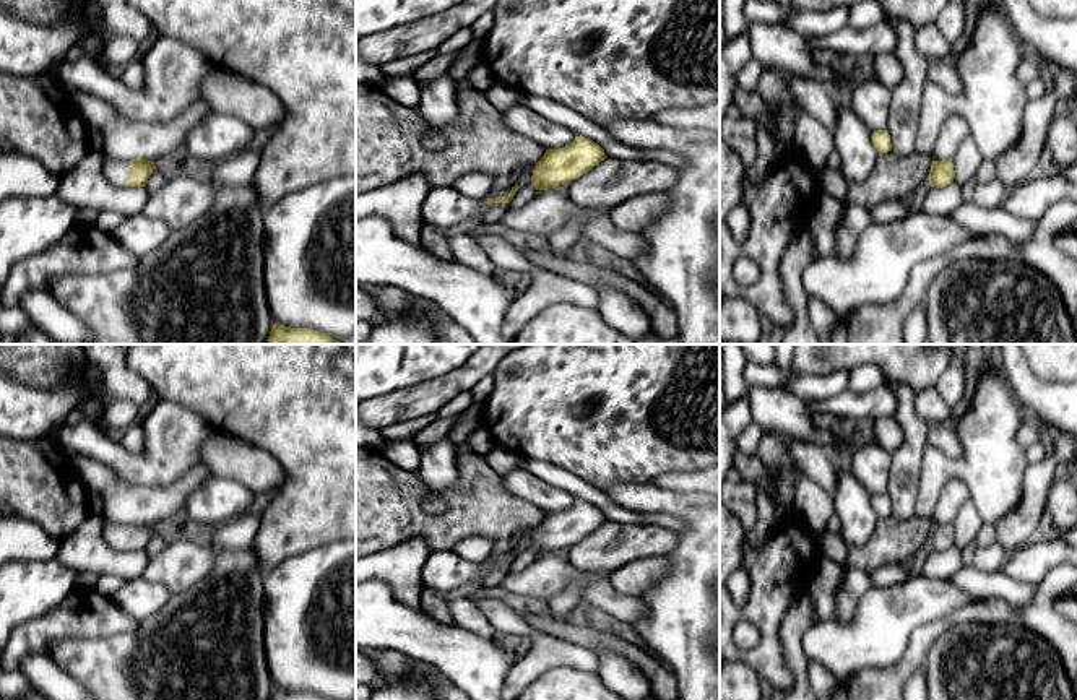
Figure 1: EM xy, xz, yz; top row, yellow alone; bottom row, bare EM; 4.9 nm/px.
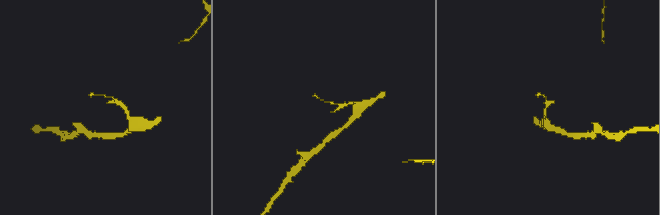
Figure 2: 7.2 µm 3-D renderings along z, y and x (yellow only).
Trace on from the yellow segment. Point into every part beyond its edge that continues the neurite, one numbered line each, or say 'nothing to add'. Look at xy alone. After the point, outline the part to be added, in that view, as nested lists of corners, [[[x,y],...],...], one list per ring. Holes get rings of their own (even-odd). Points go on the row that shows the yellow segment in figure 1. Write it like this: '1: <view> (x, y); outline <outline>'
1: xy (116, 172); outline [[[102,159],[102,174],[107,179],[109,184],[114,187],[125,187],[127,177],[128,177],[130,161],[109,161]]]

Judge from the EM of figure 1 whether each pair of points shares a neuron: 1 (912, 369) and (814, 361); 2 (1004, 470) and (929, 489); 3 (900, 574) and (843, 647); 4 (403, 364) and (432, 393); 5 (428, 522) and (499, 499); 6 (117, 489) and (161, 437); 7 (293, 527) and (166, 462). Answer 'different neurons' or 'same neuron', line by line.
1: same neuron
2: same neuron
3: different neurons
4: different neurons
5: same neuron
6: different neurons
7: different neurons

